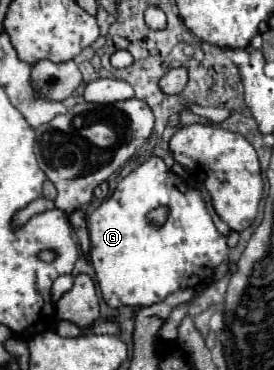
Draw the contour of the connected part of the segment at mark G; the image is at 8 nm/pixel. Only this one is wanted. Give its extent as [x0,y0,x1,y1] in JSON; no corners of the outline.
[87,156,229,308]

